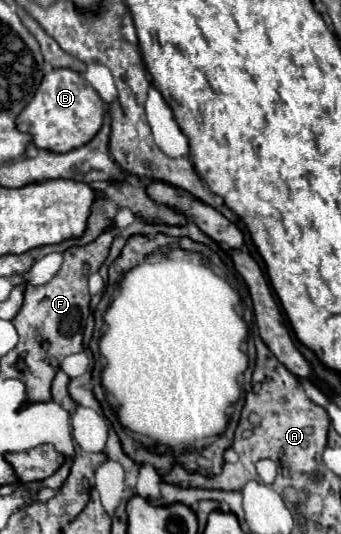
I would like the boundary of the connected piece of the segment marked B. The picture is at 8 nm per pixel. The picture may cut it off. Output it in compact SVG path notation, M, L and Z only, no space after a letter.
M57 68L43 78L33 100L19 114L17 128L31 134L37 148L69 152L87 144L87 140L91 140L99 132L103 118L105 102L101 100L99 92L79 72L71 68Z

